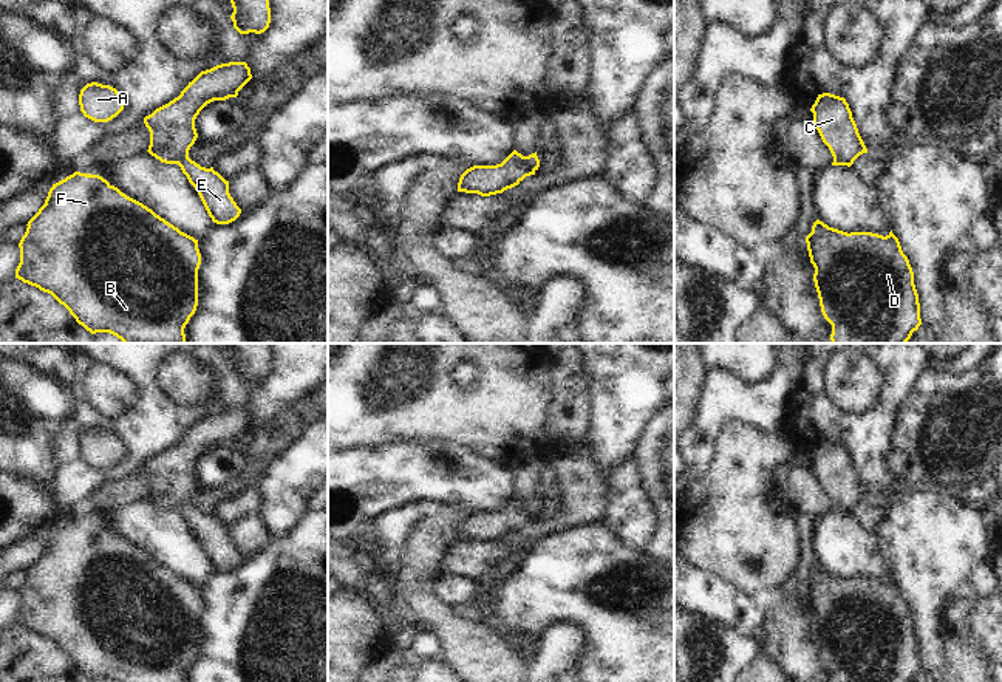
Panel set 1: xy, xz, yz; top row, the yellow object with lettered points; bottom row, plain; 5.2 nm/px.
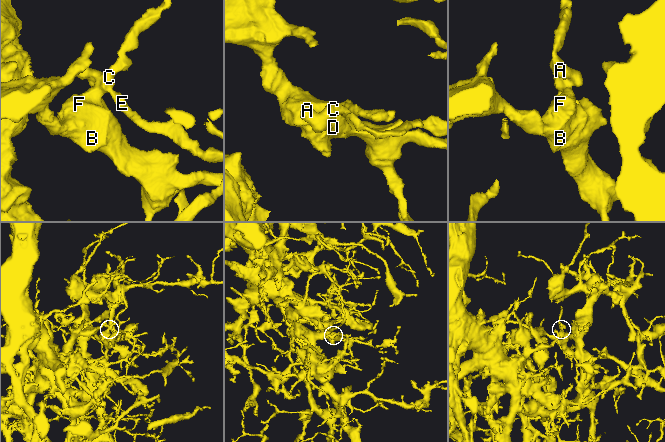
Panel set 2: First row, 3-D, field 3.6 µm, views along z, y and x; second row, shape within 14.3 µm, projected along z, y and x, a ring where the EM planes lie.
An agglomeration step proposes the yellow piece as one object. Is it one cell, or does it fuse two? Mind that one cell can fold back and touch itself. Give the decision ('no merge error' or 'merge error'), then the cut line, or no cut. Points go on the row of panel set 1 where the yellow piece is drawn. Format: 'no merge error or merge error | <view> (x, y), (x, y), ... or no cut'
merge error | xz (524, 156), (534, 170)

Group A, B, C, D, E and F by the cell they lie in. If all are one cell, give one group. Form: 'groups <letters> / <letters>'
groups A B C D F / E

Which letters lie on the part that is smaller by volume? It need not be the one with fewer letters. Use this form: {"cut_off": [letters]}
{"cut_off": ["E"]}

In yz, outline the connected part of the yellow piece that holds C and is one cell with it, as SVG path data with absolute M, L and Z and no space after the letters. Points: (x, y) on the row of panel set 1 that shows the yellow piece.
M830 93L818 94L810 111L813 125L829 147L833 161L850 167L860 155L867 153L844 97Z

